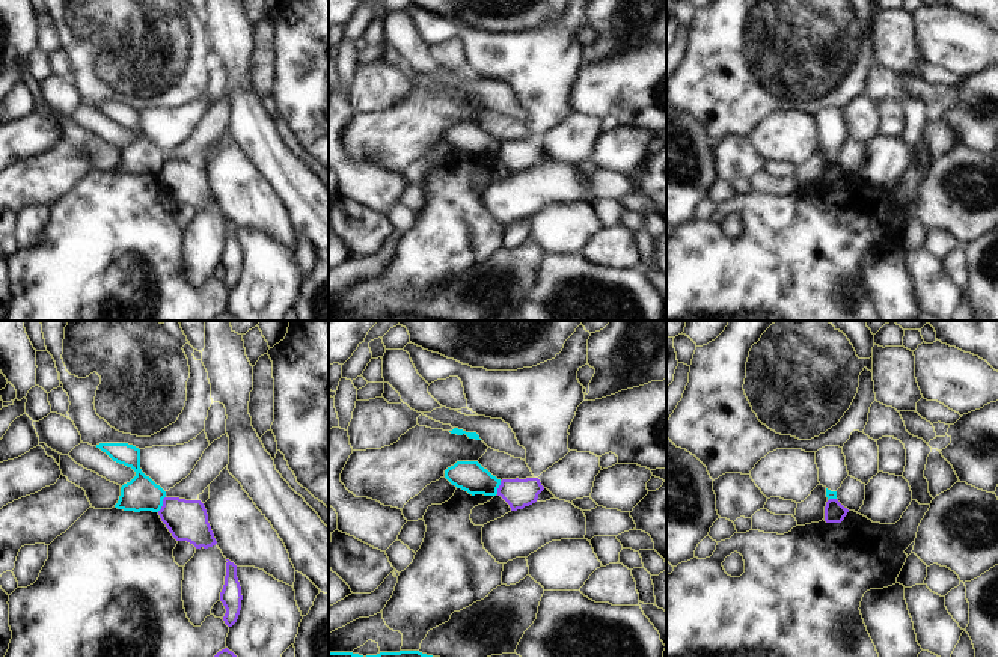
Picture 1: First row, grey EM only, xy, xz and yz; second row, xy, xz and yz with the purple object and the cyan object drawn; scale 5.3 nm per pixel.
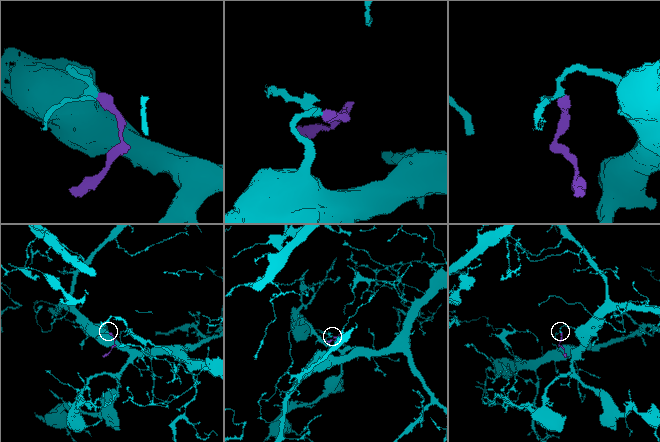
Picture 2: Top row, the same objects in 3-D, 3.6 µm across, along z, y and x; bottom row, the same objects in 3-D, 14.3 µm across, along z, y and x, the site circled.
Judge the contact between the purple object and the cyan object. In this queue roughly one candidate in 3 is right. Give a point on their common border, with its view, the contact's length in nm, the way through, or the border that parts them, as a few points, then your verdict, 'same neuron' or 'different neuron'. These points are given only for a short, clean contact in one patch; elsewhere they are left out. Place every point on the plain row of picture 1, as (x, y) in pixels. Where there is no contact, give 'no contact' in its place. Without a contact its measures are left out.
xy (163, 166) | 100 nm | along xy (165, 158), (163, 168), (157, 174) | different neuron

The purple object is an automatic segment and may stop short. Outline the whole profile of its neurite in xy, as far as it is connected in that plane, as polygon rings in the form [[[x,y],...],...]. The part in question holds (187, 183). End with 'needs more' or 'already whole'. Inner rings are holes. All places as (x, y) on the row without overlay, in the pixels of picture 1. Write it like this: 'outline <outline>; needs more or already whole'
outline [[[164,160],[158,178],[176,203],[187,203],[196,211],[217,206],[201,163]]]; already whole

